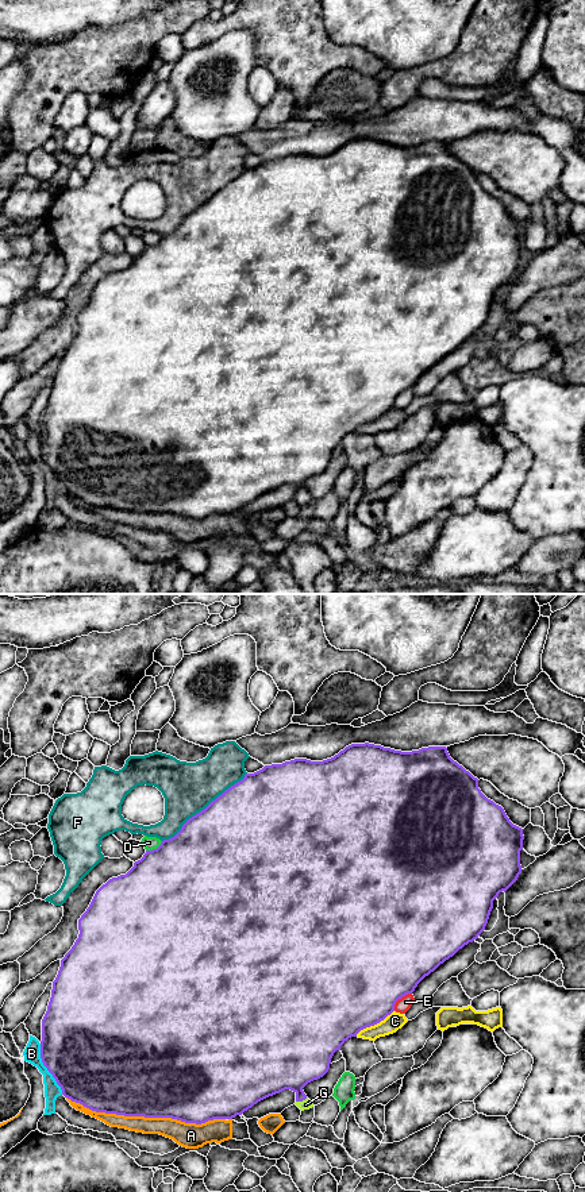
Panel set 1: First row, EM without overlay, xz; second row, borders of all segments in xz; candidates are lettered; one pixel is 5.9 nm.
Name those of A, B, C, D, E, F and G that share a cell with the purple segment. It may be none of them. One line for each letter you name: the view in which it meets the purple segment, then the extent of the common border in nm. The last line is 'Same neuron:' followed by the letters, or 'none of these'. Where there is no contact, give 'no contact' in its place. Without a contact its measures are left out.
G: contact in xz; length 80 nm
Same neuron: G

